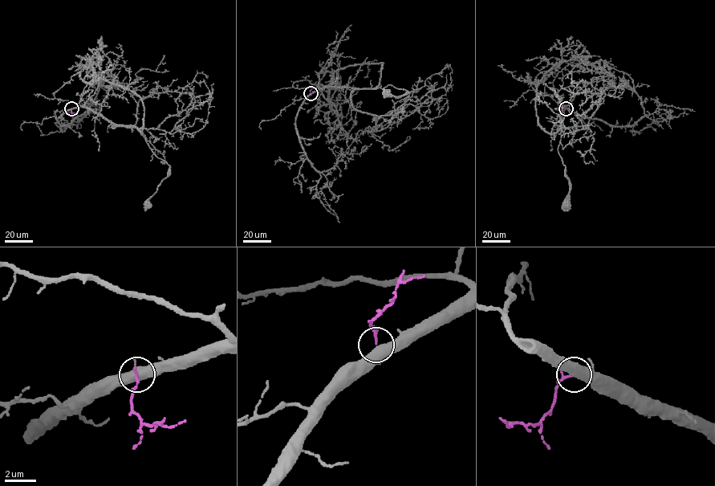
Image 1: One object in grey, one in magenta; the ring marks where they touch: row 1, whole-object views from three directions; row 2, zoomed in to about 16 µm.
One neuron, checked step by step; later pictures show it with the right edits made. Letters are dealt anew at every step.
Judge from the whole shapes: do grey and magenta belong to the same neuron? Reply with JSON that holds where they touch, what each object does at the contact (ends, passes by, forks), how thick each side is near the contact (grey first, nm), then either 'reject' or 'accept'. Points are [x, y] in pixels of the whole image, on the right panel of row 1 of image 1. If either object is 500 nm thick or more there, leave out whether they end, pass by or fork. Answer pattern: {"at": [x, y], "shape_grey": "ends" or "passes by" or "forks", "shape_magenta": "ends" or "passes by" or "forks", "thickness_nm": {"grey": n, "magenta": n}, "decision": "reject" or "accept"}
{"at": [566, 108], "shape_grey": "forks", "shape_magenta": "passes by", "thickness_nm": {"grey": 400, "magenta": 110}, "decision": "accept"}

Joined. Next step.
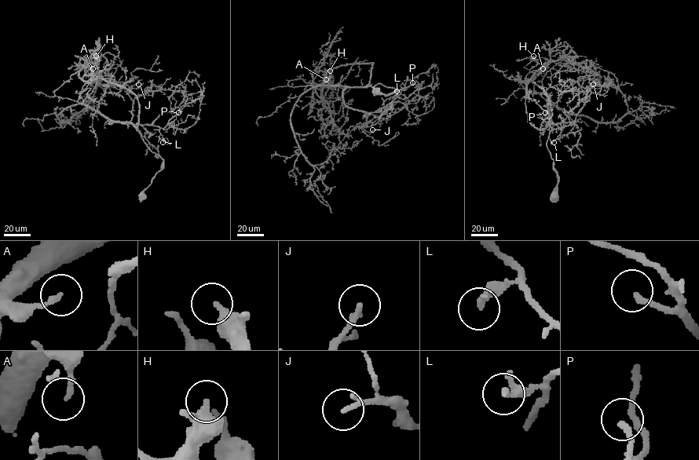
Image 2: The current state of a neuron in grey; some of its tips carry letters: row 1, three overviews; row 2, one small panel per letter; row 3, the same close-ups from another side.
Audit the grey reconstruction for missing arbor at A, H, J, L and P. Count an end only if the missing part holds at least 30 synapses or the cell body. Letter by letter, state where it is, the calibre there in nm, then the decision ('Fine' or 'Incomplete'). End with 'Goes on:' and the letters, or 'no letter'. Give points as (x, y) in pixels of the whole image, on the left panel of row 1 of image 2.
A: Place: (93, 68). Thickness 180 nm. Fine
H: Place: (96, 56). Thickness 340 nm. Fine
J: Place: (138, 84). Thickness 110 nm. Fine
L: Place: (162, 142). Thickness 190 nm. Fine
P: Place: (178, 112). Thickness 200 nm. Incomplete
Goes on: P

